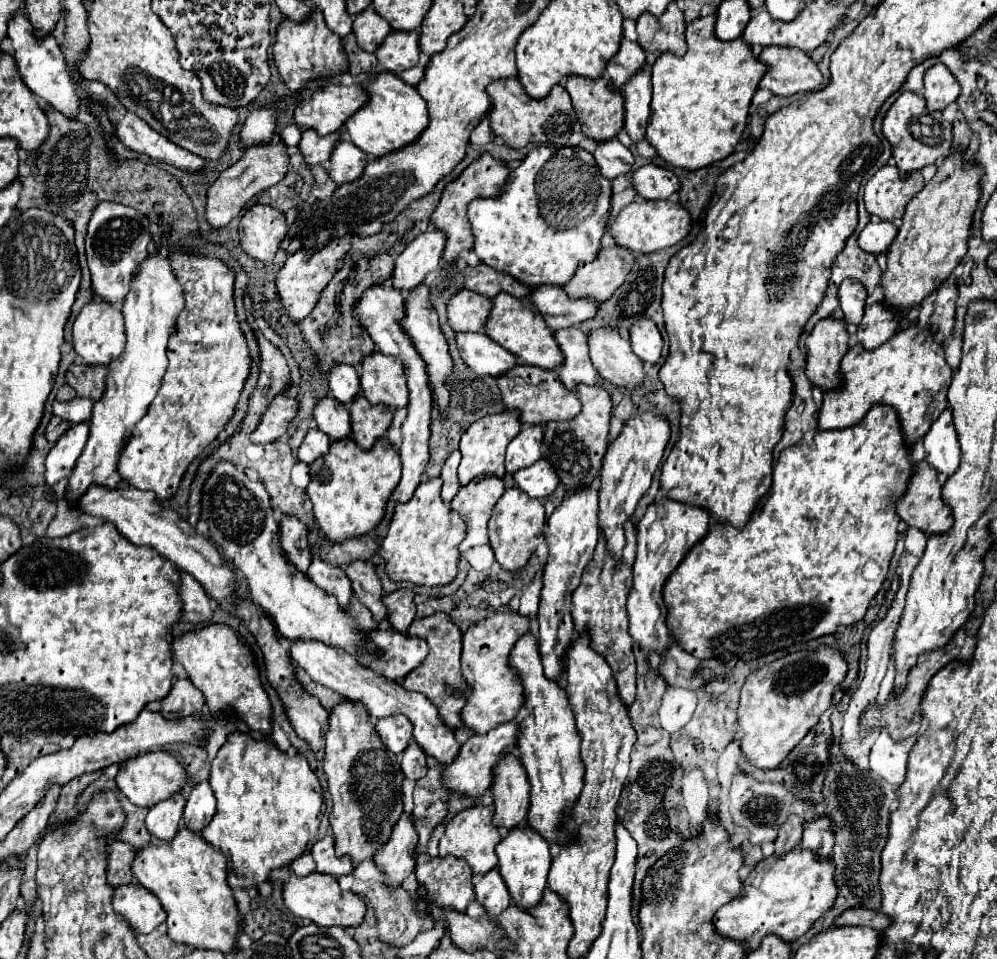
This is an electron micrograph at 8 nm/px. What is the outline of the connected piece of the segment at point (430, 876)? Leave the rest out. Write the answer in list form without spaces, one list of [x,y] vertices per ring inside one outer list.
[[[417,855],[417,881],[427,891],[437,905],[455,907],[457,911],[465,911],[469,901],[475,899],[473,891],[473,873],[463,859],[453,857],[429,857]]]

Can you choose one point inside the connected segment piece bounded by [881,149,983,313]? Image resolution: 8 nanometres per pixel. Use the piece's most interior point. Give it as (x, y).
(933, 238)

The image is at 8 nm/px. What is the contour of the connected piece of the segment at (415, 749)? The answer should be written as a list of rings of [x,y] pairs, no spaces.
[[[411,743],[403,751],[403,761],[401,761],[401,771],[407,779],[421,779],[427,773],[427,755],[417,743]]]

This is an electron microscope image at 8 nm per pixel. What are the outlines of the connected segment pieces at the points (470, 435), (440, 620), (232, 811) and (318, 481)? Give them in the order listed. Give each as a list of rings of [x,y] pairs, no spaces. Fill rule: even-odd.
[[[507,409],[507,411],[495,413],[495,415],[485,415],[475,425],[471,425],[463,433],[461,445],[459,445],[459,451],[463,453],[463,459],[461,459],[461,465],[459,465],[459,481],[465,485],[481,473],[491,473],[491,475],[503,477],[505,475],[505,449],[507,449],[509,441],[519,431],[521,431],[519,411],[515,411],[515,409]]]
[[[435,613],[431,617],[423,617],[423,619],[415,619],[409,627],[409,635],[417,635],[417,637],[425,637],[427,643],[429,643],[429,655],[427,659],[415,669],[411,671],[405,681],[403,681],[403,687],[407,691],[419,691],[423,693],[427,699],[431,699],[431,703],[435,703],[435,707],[439,709],[439,715],[443,719],[443,723],[451,729],[457,729],[457,727],[463,727],[463,721],[461,721],[461,709],[465,707],[467,703],[467,697],[465,697],[465,691],[469,689],[467,687],[467,681],[463,679],[461,675],[461,631],[457,625],[453,625],[447,615],[443,613]]]
[[[235,731],[229,735],[227,743],[219,749],[217,757],[213,759],[209,783],[207,781],[197,783],[191,789],[183,821],[189,831],[201,833],[201,837],[207,843],[215,845],[215,849],[219,849],[225,855],[229,885],[233,889],[235,887],[257,889],[261,883],[269,881],[273,869],[291,865],[307,849],[307,843],[317,835],[321,823],[321,805],[323,805],[323,789],[315,773],[309,769],[307,759],[301,753],[295,753],[291,757],[283,751],[277,751],[269,739],[253,739],[249,733]]]
[[[309,429],[305,441],[299,447],[299,461],[311,465],[311,481],[307,495],[313,503],[313,515],[331,541],[349,539],[351,535],[365,535],[377,527],[385,515],[385,505],[401,479],[401,459],[387,439],[379,439],[373,449],[363,451],[353,439],[341,439],[331,445],[331,439],[319,429]],[[323,455],[323,457],[321,457]]]

